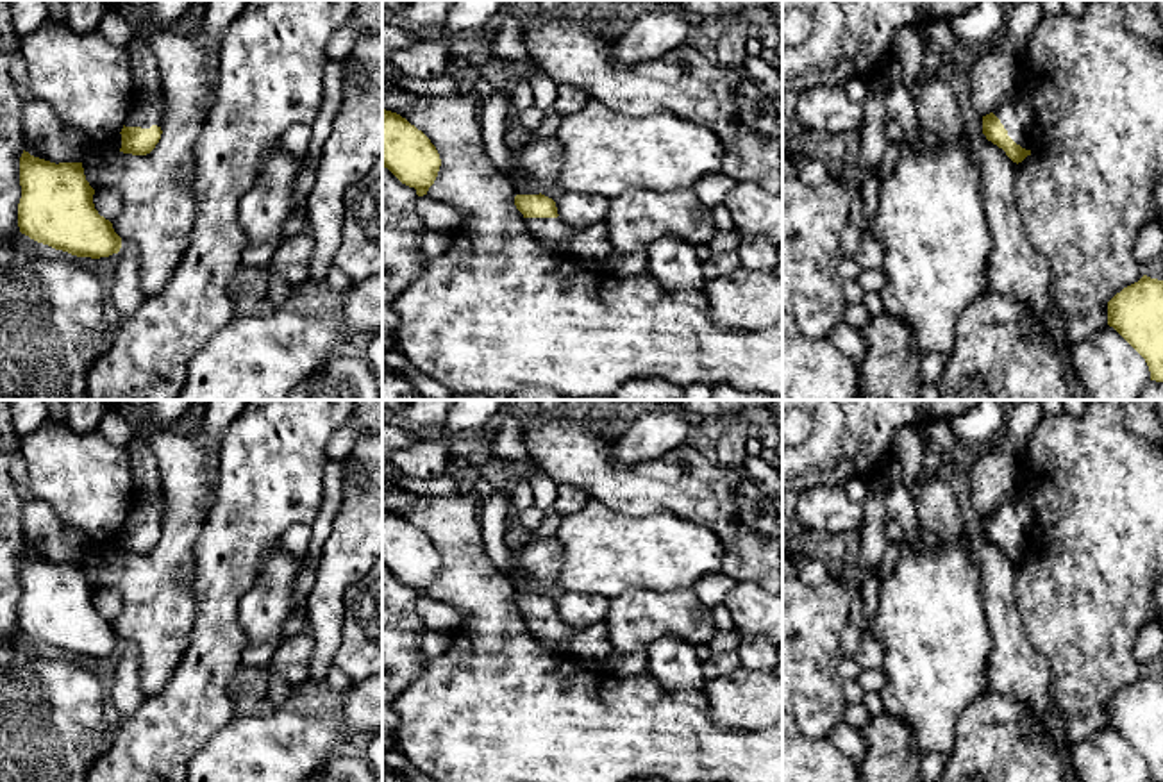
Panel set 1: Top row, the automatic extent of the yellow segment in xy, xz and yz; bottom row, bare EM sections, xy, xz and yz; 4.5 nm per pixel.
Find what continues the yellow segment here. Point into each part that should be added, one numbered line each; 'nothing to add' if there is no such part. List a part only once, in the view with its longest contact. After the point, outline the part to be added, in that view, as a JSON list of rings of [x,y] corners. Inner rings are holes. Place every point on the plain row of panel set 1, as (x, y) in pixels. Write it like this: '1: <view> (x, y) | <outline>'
1: yz (1013, 511) | [[[1022,484],[1008,489],[1000,503],[993,509],[1008,536],[1025,550],[1033,550],[1031,495]]]

